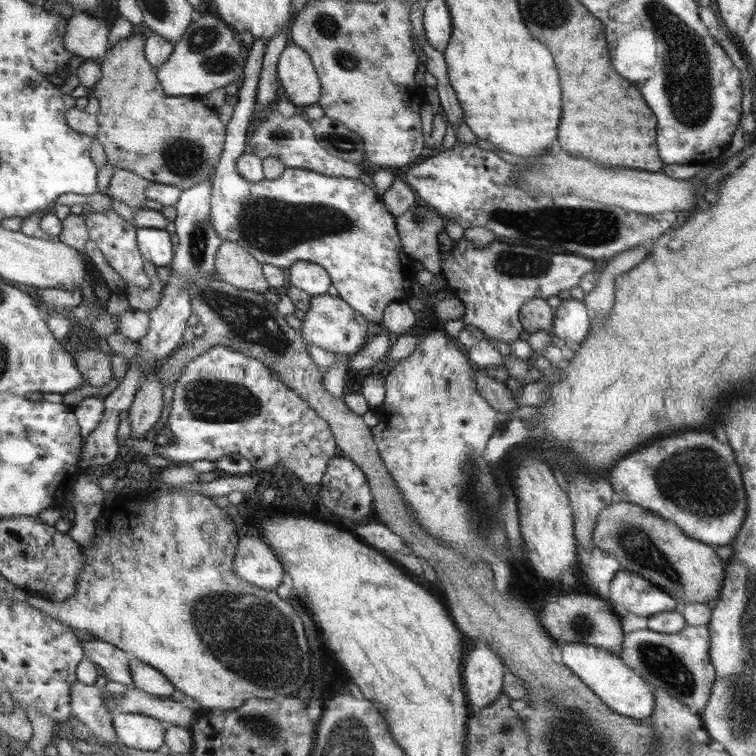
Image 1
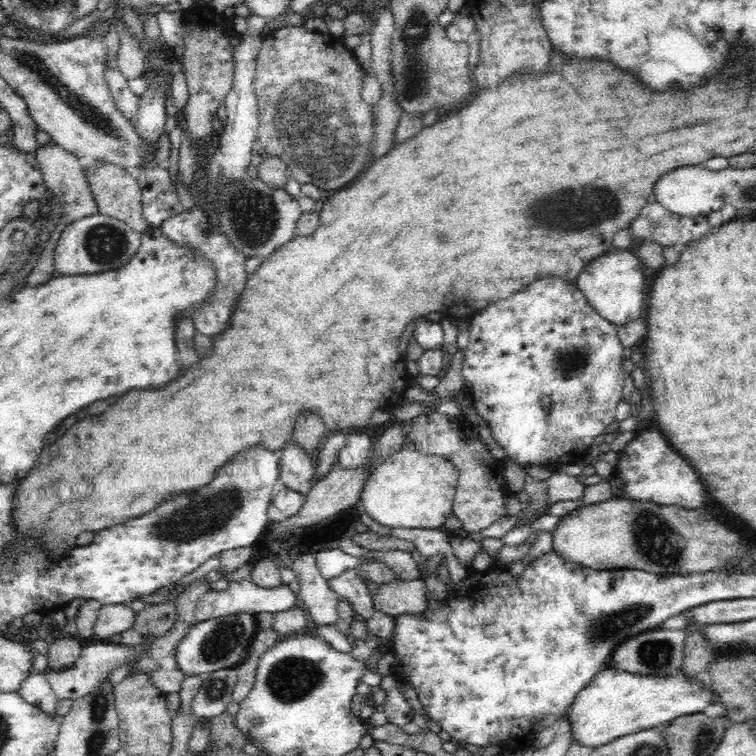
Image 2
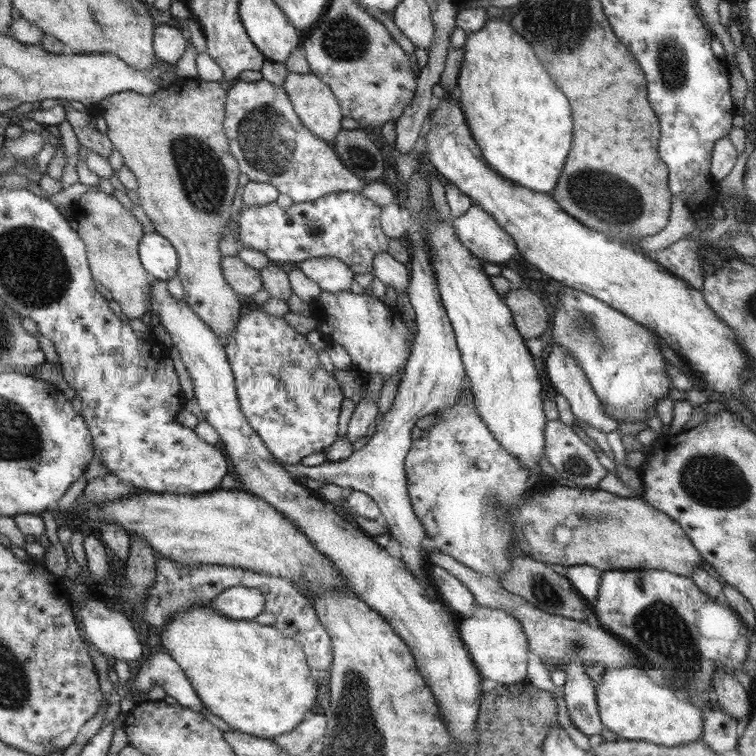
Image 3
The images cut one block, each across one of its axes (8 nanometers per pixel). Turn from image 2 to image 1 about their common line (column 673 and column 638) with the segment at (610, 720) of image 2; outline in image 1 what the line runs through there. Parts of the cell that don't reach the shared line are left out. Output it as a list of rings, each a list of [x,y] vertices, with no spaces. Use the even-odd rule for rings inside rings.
[[[565,643],[562,648],[565,665],[576,674],[614,712],[622,716],[636,718],[636,720],[649,720],[653,714],[656,698],[653,688],[632,670],[618,655],[594,646],[579,643]]]

